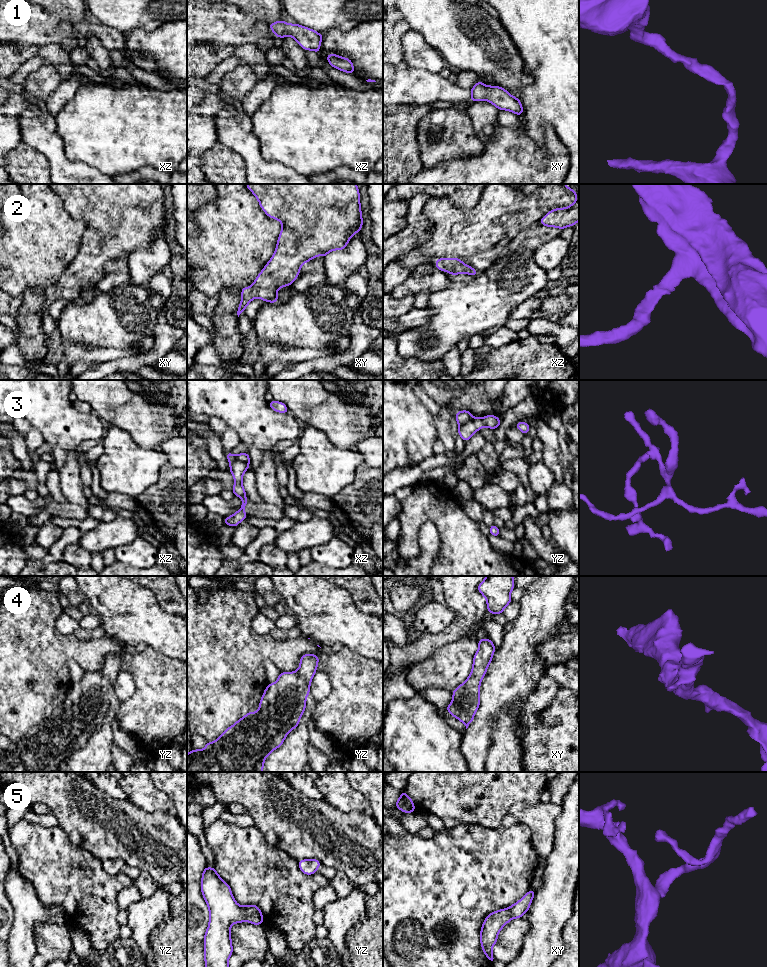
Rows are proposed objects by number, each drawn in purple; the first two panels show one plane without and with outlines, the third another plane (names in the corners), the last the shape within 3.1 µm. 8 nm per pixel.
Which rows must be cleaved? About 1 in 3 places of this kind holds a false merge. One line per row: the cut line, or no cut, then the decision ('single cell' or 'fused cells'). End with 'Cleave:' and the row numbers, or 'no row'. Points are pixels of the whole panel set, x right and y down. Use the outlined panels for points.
1: cut none; single cell
2: cut none; single cell
3: cut xz (234, 456), (248, 464); fused cells
4: cut none; single cell
5: cut none; single cell
Cleave: 3

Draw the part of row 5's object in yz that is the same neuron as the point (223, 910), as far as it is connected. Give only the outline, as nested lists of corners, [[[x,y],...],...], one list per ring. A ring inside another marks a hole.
[[[205,867],[202,872],[201,892],[209,908],[209,925],[204,936],[205,967],[229,967],[228,960],[233,953],[230,929],[234,923],[248,921],[254,925],[264,922],[259,907],[253,904],[245,907],[236,903],[230,886],[216,873],[215,867]]]

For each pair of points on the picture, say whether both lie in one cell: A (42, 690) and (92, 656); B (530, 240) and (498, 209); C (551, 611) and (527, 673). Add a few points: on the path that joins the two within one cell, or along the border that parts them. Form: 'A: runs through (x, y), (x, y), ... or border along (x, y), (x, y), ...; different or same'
A: runs through (48, 675), (68, 655), (77, 655); same
B: border along (538, 221), (522, 229), (505, 248); different
C: runs through (536, 626), (527, 635), (527, 658); same

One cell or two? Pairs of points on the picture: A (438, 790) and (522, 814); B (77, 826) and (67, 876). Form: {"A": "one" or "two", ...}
{"A": "two", "B": "two"}

